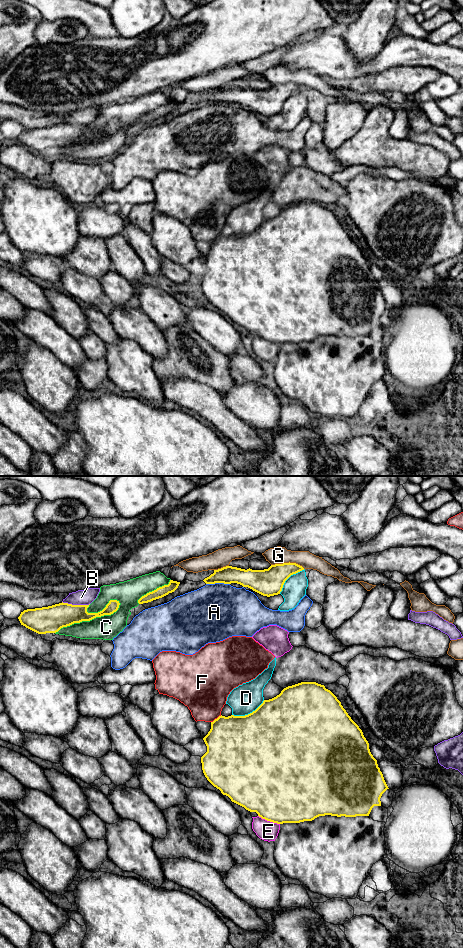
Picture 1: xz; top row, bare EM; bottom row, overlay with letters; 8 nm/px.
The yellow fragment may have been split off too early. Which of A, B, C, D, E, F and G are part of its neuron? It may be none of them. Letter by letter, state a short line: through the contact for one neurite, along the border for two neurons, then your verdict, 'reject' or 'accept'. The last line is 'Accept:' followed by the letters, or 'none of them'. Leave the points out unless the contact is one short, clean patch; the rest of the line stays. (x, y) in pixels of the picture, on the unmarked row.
A: reject
B: reject
C: reject
D: accept
E: reject
F: reject
G: reject
Accept: D

